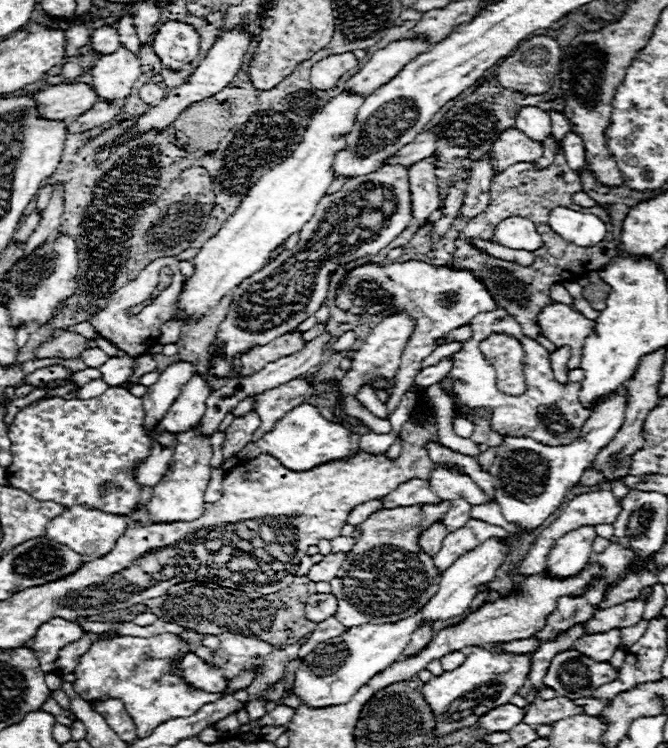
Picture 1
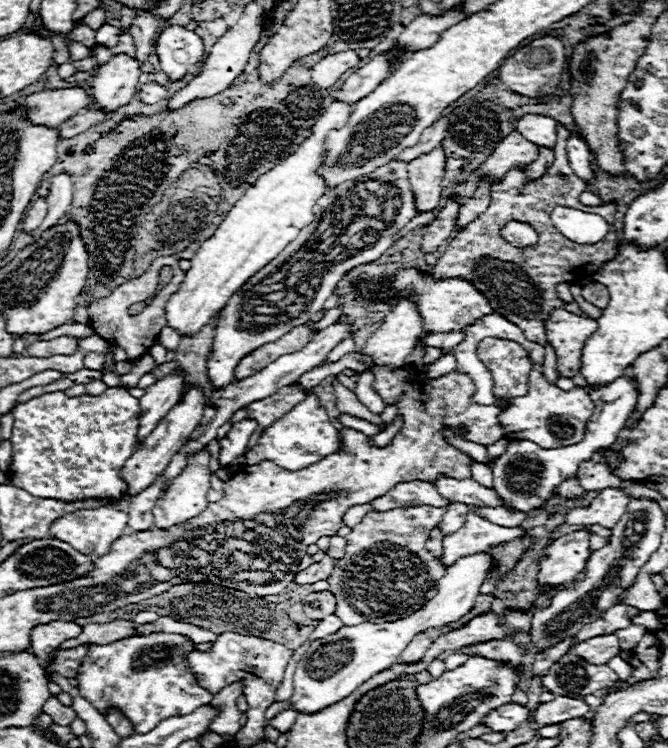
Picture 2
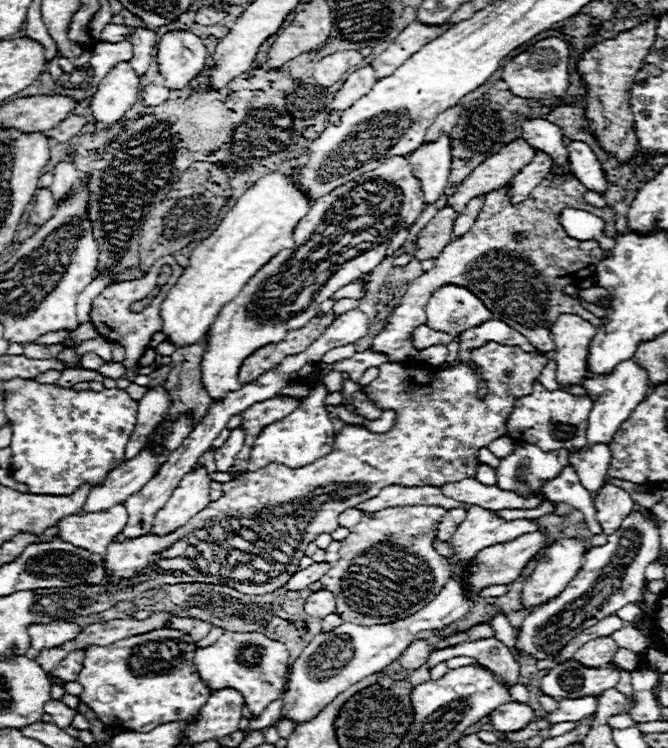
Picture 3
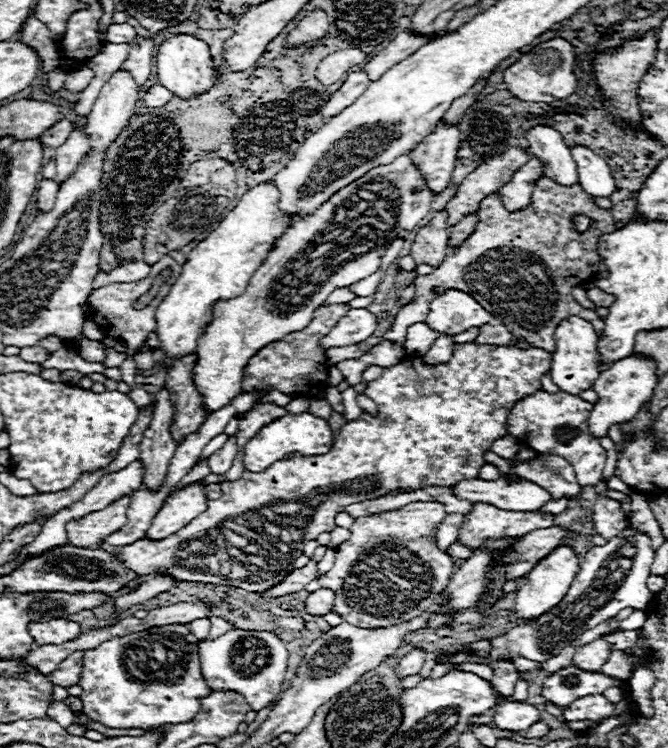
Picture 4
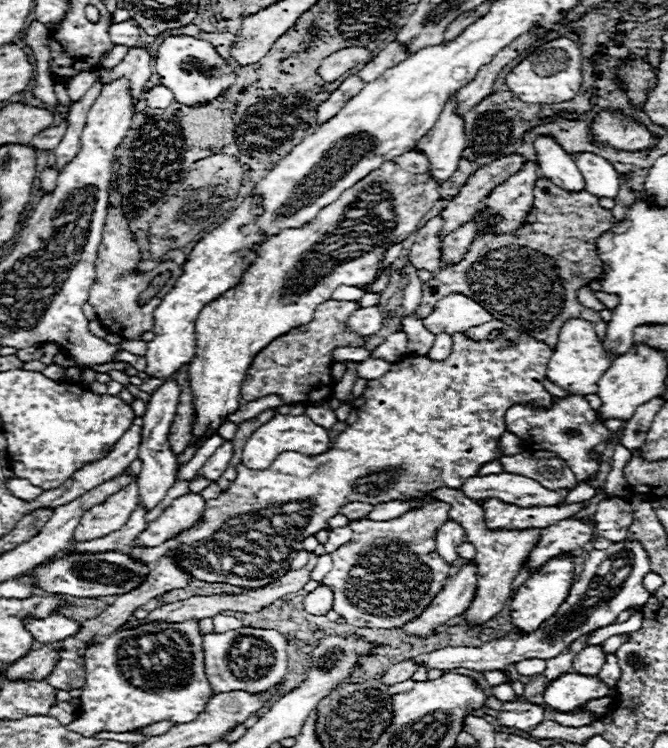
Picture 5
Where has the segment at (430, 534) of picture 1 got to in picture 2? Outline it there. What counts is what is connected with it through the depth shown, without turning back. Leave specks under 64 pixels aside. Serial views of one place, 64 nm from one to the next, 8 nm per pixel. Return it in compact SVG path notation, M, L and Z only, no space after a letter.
M434 528L434 532L430 532L430 538L426 540L426 550L430 550L434 556L442 556L442 530Z

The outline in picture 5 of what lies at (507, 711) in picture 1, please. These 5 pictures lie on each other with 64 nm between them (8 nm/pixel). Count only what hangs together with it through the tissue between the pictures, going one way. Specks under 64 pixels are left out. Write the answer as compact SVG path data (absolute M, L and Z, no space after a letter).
M502 702L498 710L498 724L506 728L518 728L528 732L544 720L544 708L530 702Z

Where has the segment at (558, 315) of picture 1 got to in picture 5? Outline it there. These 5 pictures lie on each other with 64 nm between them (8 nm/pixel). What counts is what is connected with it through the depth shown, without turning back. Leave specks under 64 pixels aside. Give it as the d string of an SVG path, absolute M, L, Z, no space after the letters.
M570 318L558 334L558 344L548 362L546 378L570 394L580 394L580 396L596 394L598 392L596 382L610 368L610 364L612 364L612 356L602 348L602 342L596 336L592 324L582 318Z

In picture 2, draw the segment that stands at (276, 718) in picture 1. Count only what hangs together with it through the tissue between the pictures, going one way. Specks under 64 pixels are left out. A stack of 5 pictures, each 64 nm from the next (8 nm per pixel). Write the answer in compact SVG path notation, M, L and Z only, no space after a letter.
M293 709L282 710L282 712L278 712L272 720L268 720L268 724L272 726L272 728L276 728L278 732L288 732L290 730L290 726L294 724L294 720L297 718L297 712Z

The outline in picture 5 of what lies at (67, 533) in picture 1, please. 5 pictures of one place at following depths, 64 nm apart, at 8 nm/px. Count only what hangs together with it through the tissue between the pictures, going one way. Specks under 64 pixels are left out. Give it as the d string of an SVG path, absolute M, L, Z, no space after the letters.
M132 482L124 490L110 496L104 504L88 510L82 516L80 524L76 526L72 542L90 542L114 530L120 530L128 522L136 506L138 506L138 486L136 482Z

